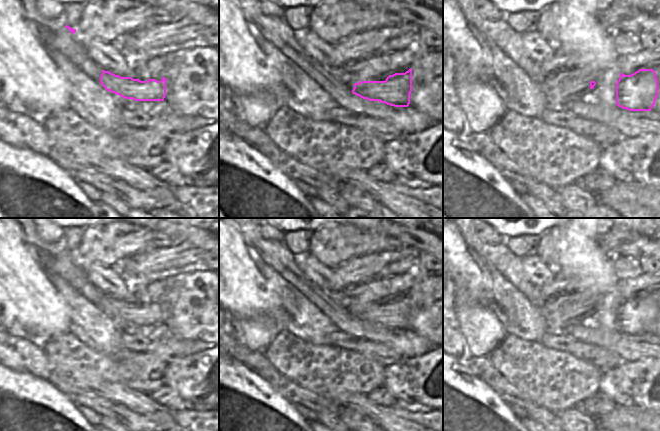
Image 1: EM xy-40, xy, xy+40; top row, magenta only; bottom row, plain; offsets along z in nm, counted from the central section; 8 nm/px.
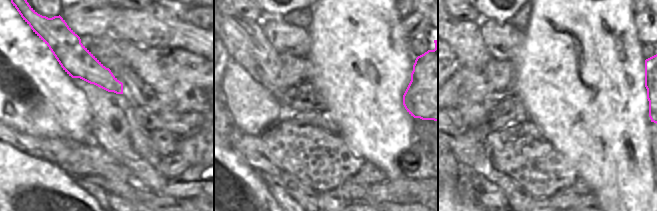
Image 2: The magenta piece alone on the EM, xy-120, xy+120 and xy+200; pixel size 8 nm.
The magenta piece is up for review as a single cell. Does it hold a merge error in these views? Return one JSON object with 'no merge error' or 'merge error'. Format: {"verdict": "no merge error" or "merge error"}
{"verdict": "no merge error"}

